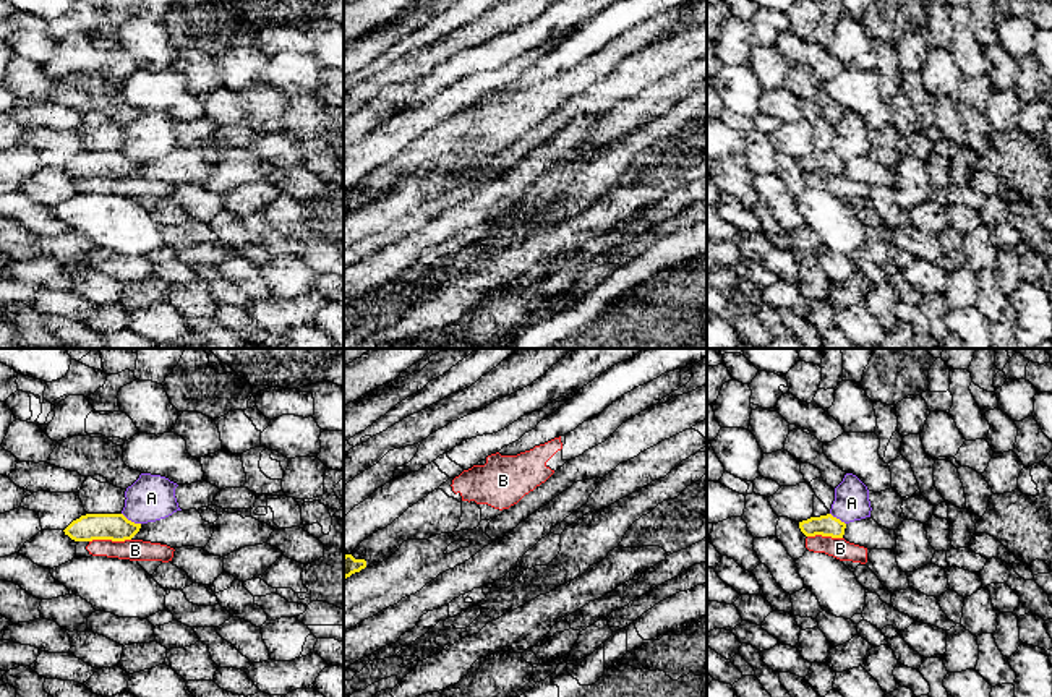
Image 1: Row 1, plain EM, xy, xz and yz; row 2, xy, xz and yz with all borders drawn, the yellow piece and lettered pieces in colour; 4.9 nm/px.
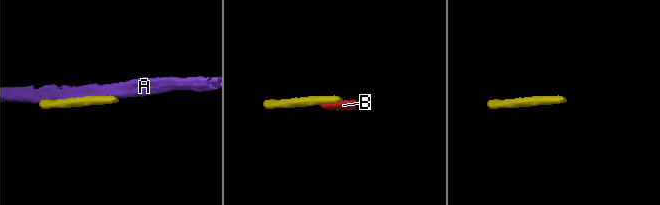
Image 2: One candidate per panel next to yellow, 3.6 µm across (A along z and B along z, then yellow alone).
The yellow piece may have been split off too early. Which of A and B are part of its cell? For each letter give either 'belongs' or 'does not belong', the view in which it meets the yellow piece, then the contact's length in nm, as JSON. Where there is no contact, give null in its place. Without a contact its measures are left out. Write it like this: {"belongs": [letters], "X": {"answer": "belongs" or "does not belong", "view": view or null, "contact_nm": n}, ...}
{"belongs": [], "A": {"answer": "does not belong", "view": "xy", "contact_nm": 110}, "B": {"answer": "does not belong", "view": "xy", "contact_nm": 200}}

